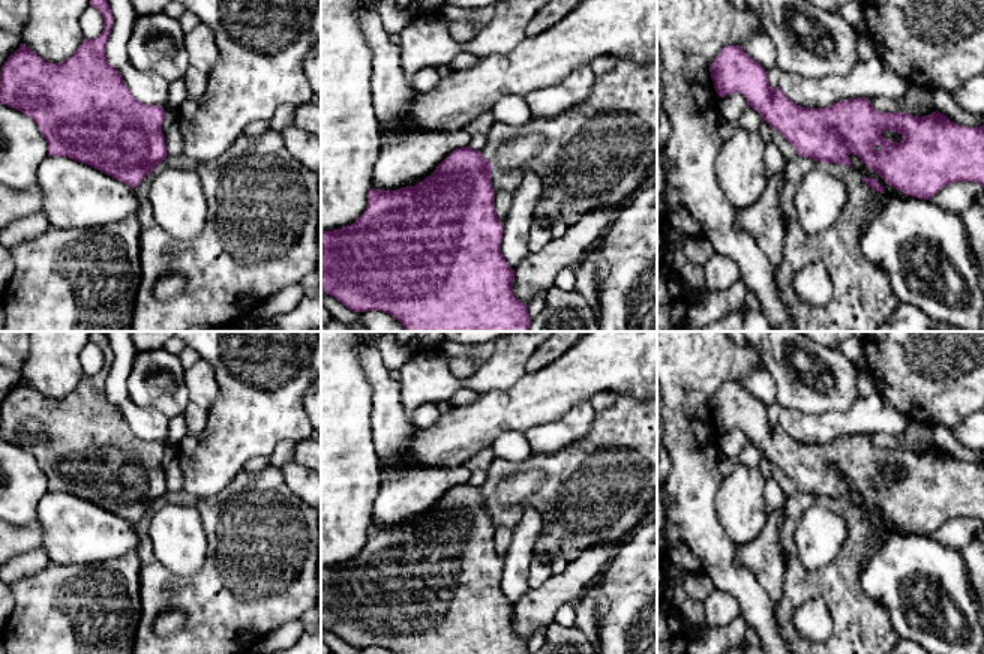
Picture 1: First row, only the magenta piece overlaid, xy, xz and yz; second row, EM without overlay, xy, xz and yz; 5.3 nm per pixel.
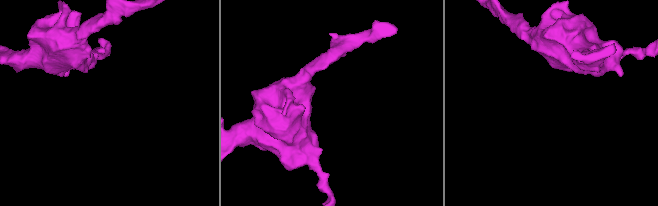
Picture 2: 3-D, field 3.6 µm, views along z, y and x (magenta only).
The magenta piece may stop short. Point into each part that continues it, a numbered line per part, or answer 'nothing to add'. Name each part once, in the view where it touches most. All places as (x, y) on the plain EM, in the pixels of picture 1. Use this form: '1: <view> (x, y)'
nothing to add

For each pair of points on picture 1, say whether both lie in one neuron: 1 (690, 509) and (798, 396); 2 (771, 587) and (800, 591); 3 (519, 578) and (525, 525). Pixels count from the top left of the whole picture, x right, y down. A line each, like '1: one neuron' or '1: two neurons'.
1: two neurons
2: two neurons
3: one neuron

